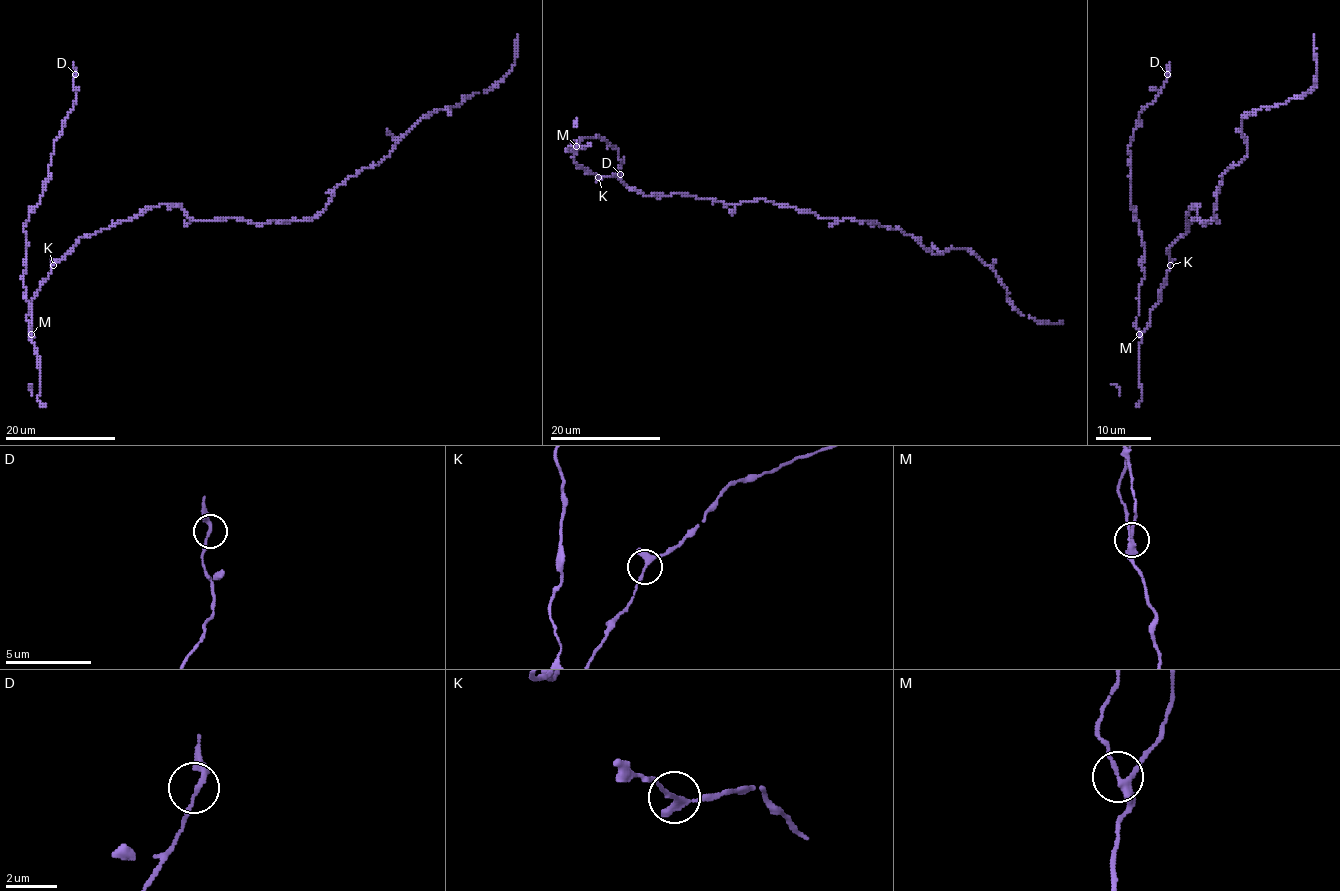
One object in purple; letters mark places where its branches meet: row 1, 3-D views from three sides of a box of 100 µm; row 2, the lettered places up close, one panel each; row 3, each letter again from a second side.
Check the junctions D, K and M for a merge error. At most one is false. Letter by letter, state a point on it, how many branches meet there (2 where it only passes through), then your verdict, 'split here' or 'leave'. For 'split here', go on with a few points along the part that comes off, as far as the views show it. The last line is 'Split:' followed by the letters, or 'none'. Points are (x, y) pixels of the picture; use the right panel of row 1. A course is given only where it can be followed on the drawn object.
D: (1167, 74) | 2 | leave
K: (1170, 265) | 3 | leave
M: (1139, 334) | 3 | leave
Split: none

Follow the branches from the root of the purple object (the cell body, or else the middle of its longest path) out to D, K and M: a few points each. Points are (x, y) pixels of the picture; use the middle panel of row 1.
D: (691, 197), (645, 197), (615, 174), (579, 166), (577, 142), (568, 148), (598, 135), (618, 149), (620, 174)
K: (691, 197), (681, 194), (645, 197), (630, 190), (615, 174), (598, 177)
M: (691, 197), (681, 194), (645, 197), (630, 190), (615, 174), (598, 177), (572, 158), (576, 147)

